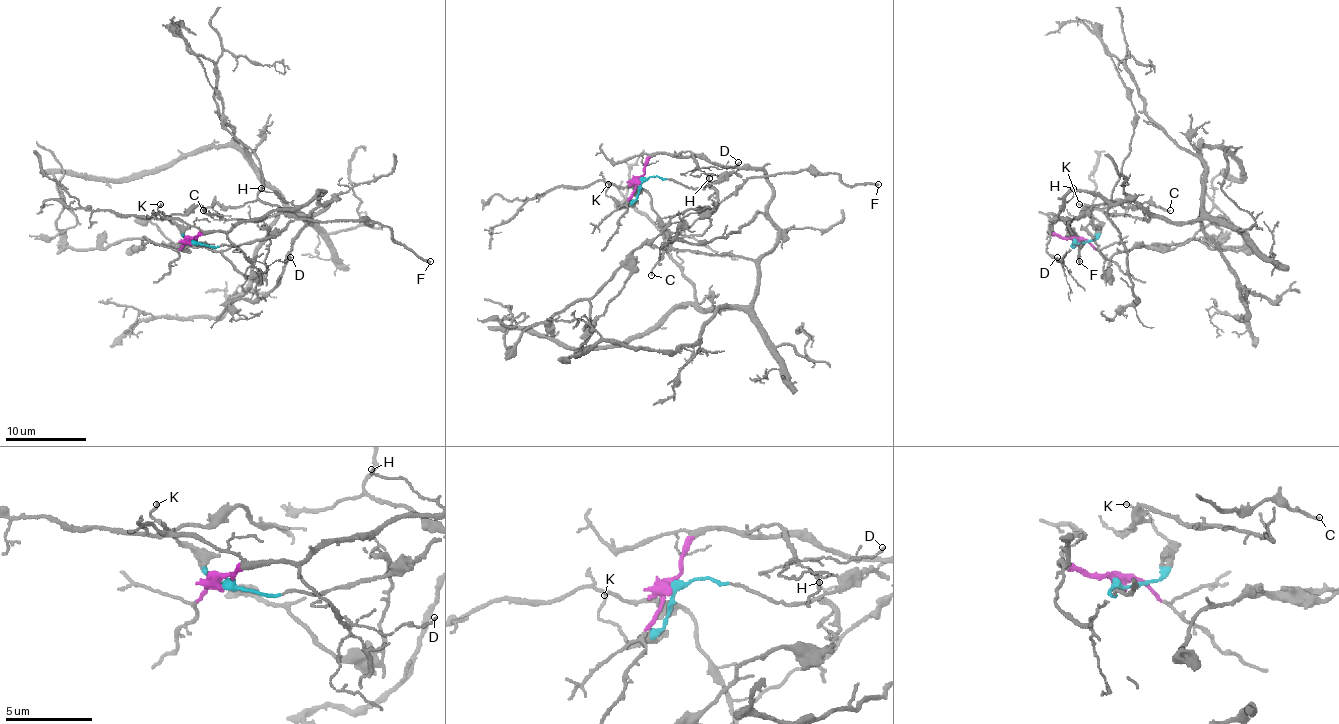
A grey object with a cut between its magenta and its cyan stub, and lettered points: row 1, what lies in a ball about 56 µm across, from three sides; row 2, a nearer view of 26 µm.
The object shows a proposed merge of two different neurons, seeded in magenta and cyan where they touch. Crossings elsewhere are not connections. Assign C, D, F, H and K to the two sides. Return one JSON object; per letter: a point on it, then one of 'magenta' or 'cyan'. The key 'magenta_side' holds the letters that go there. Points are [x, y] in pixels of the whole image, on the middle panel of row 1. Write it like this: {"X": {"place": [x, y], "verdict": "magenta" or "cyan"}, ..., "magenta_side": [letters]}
{"C": {"place": [651, 275], "verdict": "cyan"}, "D": {"place": [738, 162], "verdict": "magenta"}, "F": {"place": [878, 184], "verdict": "cyan"}, "H": {"place": [709, 178], "verdict": "magenta"}, "K": {"place": [608, 184], "verdict": "cyan"}, "magenta_side": ["D", "H"]}

